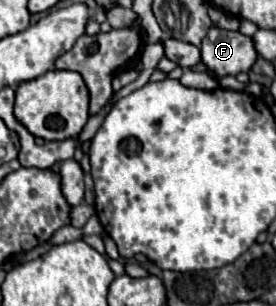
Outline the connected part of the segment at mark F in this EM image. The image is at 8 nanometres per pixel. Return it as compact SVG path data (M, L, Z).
M218 26L210 28L202 40L200 52L202 62L220 78L228 74L236 76L238 72L248 72L258 58L250 36L234 30L222 30Z

